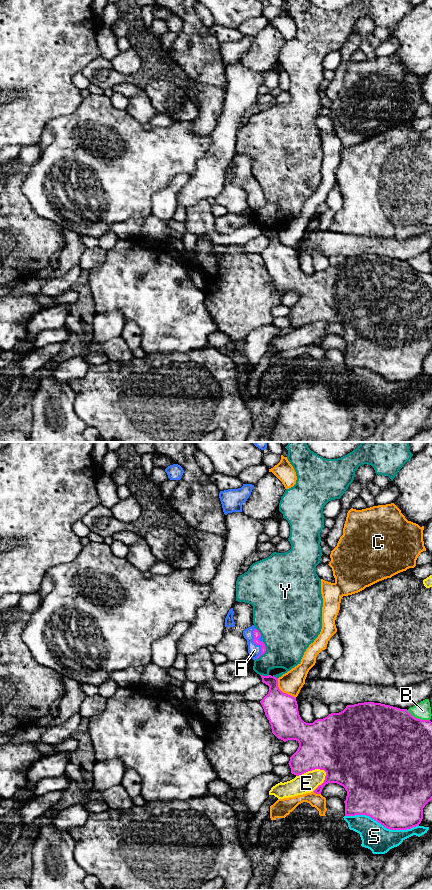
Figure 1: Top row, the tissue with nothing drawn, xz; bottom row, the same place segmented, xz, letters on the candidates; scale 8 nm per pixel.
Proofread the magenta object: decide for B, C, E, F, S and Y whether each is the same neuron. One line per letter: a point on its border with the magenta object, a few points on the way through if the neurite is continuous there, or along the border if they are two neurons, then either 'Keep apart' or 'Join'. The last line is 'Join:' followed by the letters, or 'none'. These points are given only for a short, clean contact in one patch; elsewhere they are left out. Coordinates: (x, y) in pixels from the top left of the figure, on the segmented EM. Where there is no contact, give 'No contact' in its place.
B: Touches magenta at xz (417, 718). Keep apart
C: Touches magenta at xz (281, 691). Keep apart
E: Touches magenta at xz (311, 770). Keep apart
F: Touches magenta at xz (256, 644). Path across: xz (256, 633), (256, 644), (254, 650). Join
S: Touches magenta at xz (382, 824). Keep apart
Y: Touches magenta at xz (265, 651). Keep apart
Join: F

